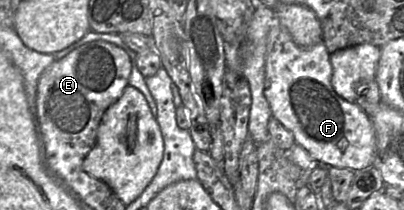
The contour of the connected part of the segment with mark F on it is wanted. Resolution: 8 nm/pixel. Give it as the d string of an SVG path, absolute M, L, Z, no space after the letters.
M274 19L267 38L264 94L273 116L291 131L296 143L321 165L361 170L374 163L377 143L375 129L371 118L356 102L348 102L333 89L329 59L330 54L323 42L310 48L299 47L278 19Z

